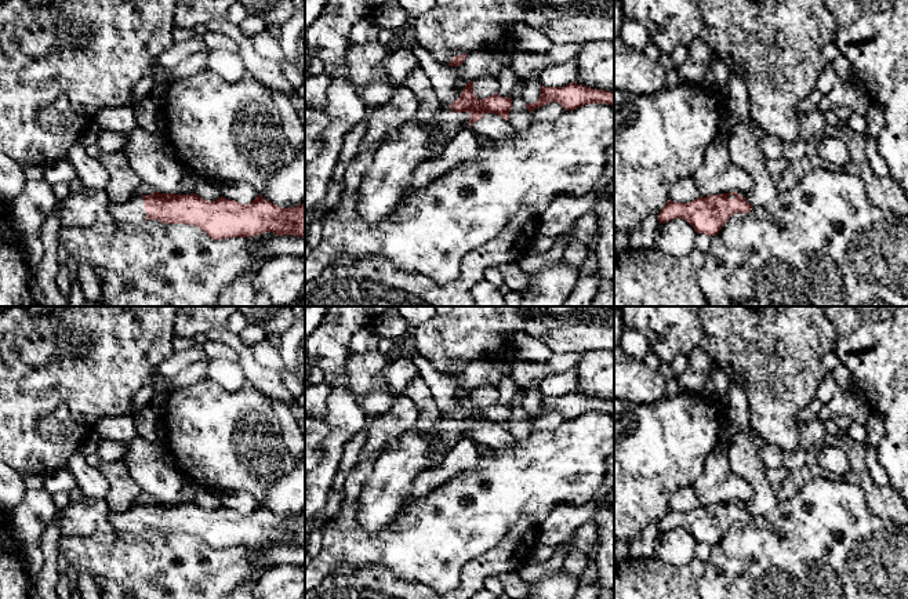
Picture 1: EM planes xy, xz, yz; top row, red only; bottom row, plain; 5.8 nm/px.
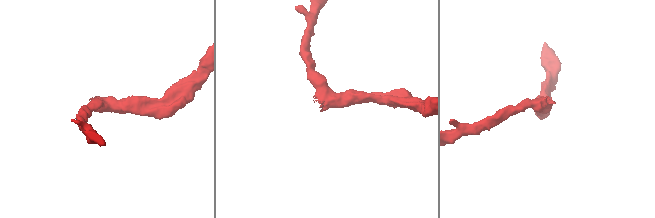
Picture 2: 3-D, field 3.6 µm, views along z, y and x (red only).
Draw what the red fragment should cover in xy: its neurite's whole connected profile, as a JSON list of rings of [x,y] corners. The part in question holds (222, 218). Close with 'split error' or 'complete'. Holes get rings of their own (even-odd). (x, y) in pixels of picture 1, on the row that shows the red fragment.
[[[153,192],[135,195],[123,203],[110,203],[109,213],[115,222],[142,224],[155,219],[163,224],[195,225],[214,240],[251,237],[265,232],[305,237],[305,202],[284,208],[261,195],[251,203],[241,204],[224,196],[207,202],[196,193]]] | split error

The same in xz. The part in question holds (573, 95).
[[[570,83],[564,87],[544,87],[537,102],[526,104],[527,110],[531,113],[537,108],[557,102],[564,110],[574,110],[586,104],[606,104],[614,105],[614,91],[591,88],[582,84]]] | complete

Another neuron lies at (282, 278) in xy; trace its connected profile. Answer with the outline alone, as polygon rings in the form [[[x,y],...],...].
[[[305,257],[268,258],[255,276],[254,288],[266,294],[272,306],[291,306],[305,288]]]

